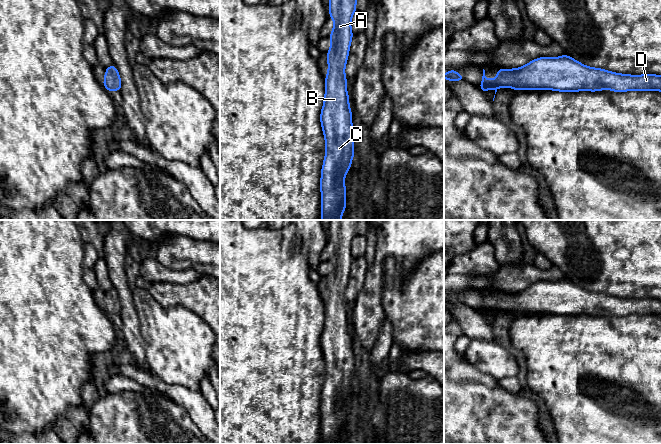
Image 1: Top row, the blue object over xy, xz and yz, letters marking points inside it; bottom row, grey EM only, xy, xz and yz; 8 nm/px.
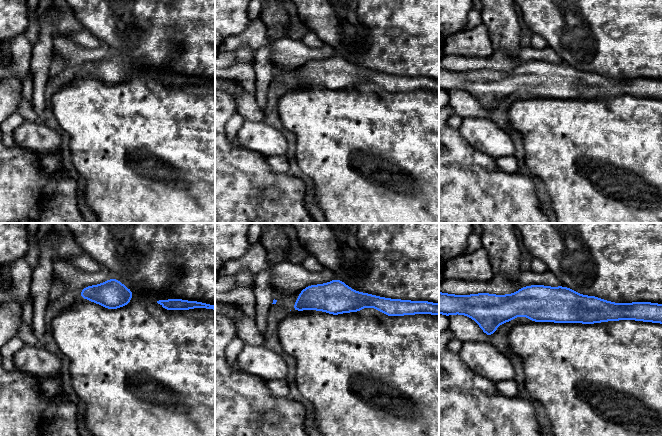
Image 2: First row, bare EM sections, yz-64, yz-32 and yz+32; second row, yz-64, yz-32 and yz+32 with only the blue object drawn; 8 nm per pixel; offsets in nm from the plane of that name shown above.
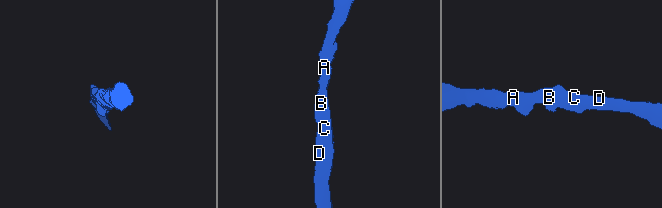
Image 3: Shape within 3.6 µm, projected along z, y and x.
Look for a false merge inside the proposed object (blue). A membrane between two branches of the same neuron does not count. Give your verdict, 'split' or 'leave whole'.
leave whole

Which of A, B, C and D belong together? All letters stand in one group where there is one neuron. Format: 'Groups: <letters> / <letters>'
Groups: A B C D

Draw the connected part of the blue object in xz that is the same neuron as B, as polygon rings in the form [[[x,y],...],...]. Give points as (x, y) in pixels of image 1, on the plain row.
[[[330,220],[329,240],[334,244],[334,252],[329,259],[331,272],[327,276],[328,298],[325,301],[325,321],[320,338],[325,361],[326,378],[321,394],[321,444],[341,444],[346,435],[346,412],[344,402],[349,396],[354,381],[354,354],[349,318],[346,314],[347,301],[344,298],[353,262],[351,243],[356,234],[359,220]]]

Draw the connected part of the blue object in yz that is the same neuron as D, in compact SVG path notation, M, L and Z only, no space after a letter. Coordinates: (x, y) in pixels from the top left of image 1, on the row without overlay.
M564 278L556 282L539 281L516 293L500 292L497 294L497 301L494 304L489 304L485 300L485 294L483 293L481 310L478 311L478 313L486 318L490 311L495 314L495 318L500 311L511 311L515 315L520 313L533 313L556 314L560 316L578 316L581 314L594 316L608 313L615 316L626 316L630 314L656 314L661 316L661 300L654 298L619 298L600 292L587 291L569 279Z

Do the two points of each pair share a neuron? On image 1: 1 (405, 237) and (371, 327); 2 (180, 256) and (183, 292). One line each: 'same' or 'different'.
1: same
2: different

